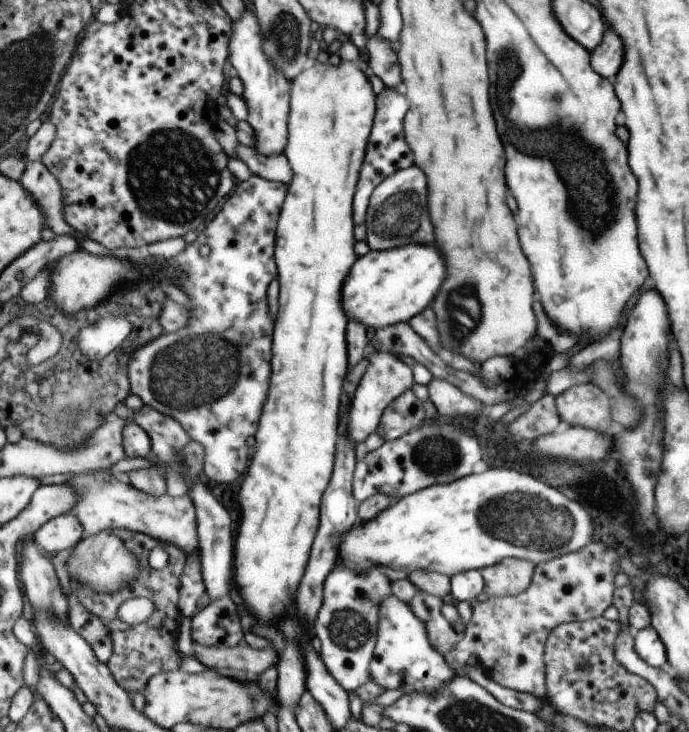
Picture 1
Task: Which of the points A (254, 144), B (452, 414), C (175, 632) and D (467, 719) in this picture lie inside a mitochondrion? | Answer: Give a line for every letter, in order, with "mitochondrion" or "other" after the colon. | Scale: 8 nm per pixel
A: other
B: other
C: other
D: mitochondrion

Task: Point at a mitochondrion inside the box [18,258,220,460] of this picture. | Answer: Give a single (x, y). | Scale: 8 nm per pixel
(66, 419)

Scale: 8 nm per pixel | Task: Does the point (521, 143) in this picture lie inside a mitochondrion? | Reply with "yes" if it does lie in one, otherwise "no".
yes

